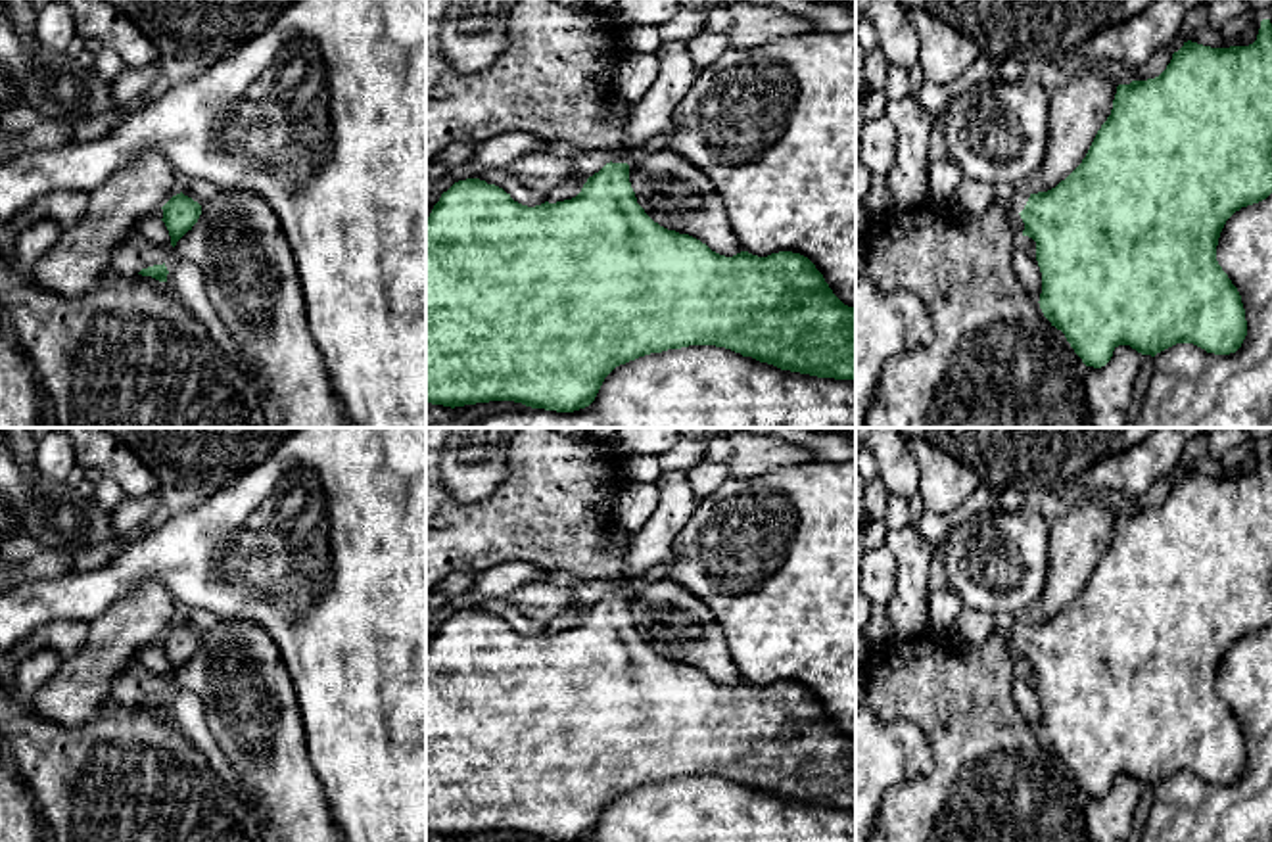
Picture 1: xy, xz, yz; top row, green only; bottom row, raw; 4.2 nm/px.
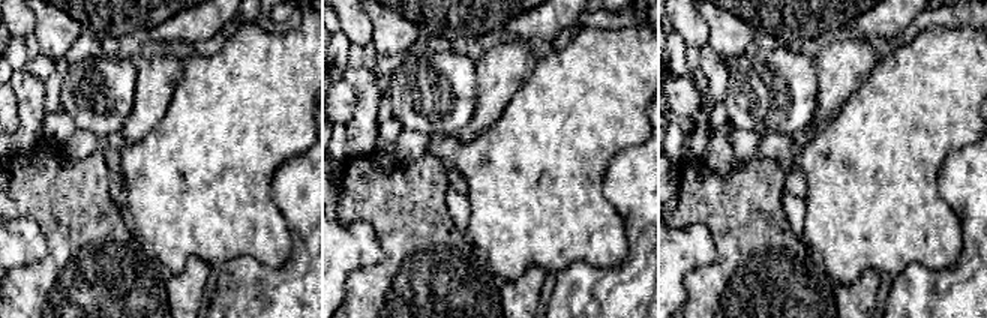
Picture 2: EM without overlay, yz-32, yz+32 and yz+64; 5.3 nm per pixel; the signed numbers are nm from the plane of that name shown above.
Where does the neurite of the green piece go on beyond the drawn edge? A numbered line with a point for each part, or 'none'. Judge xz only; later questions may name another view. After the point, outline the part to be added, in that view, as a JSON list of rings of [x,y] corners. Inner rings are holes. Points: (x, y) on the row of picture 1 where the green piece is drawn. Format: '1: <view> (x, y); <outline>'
1: xz (653, 114); [[[664,42],[656,54],[658,75],[627,115],[627,144],[614,150],[612,163],[631,163],[652,138],[671,127],[673,113],[693,86],[695,67],[687,42]]]

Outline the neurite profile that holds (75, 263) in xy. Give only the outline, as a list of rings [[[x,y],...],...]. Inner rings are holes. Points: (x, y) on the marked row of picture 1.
[[[140,152],[88,194],[84,217],[29,269],[33,282],[67,297],[88,293],[134,224],[157,213],[182,186],[163,153]]]

